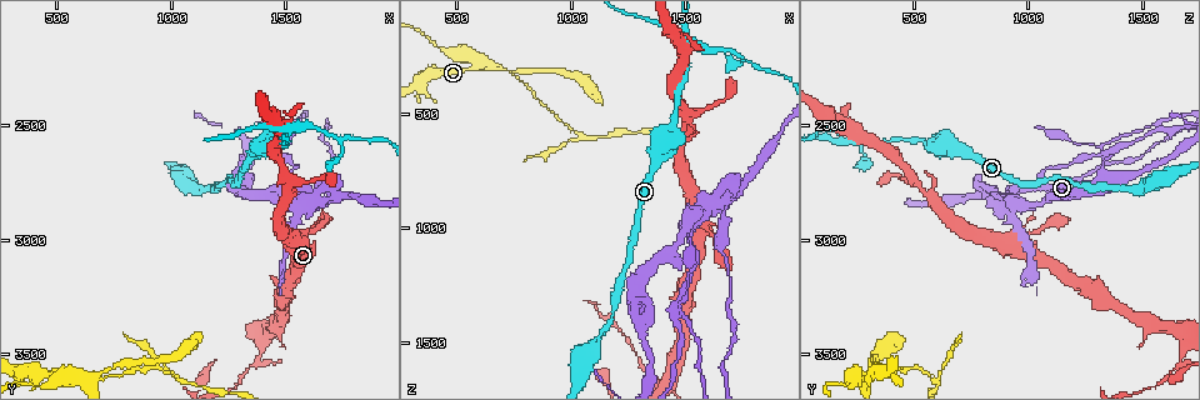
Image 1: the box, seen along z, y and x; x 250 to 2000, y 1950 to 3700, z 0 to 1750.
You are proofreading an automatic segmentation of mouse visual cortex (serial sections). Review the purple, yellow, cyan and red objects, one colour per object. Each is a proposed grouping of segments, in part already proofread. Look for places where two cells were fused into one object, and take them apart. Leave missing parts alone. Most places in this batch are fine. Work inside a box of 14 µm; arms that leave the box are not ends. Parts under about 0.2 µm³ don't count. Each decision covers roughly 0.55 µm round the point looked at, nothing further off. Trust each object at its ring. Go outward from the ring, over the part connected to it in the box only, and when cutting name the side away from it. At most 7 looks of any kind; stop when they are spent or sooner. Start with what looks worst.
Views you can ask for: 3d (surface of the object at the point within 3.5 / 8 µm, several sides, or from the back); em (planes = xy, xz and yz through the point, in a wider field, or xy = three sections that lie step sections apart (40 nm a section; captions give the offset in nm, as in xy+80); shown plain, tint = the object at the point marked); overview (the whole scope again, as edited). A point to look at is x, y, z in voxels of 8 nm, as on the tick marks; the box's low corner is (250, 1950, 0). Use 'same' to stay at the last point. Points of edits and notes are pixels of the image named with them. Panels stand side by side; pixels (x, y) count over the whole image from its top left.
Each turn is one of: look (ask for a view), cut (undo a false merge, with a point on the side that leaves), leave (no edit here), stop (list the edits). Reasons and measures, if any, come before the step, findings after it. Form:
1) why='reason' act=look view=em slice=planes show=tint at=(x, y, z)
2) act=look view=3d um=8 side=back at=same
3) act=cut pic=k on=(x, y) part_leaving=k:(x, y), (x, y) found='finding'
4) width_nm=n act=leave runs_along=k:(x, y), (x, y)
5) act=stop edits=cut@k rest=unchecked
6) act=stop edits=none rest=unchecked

why='thin arm on a thick one' act=look view=3d um=3.5 at=(1390, 3530, 1670)

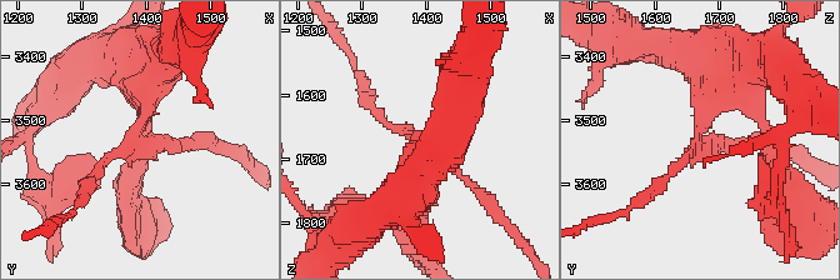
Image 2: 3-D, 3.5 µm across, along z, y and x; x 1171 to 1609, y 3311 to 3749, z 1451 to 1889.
arms=3 arm_widths_nm=150,150,450 act=look view=em slice=xy step=2 show=tint at=(1385, 3530, 1665)

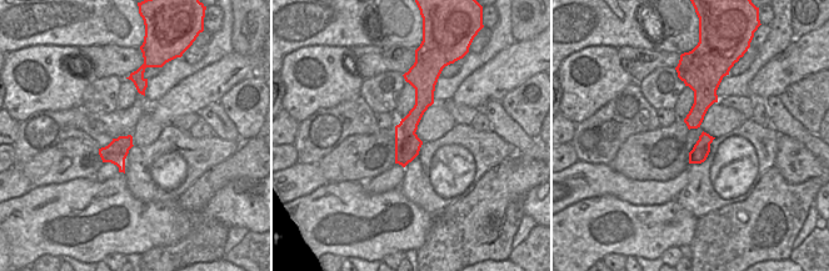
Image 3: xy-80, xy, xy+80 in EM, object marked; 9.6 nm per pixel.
why='cut it another way' act=look view=em slice=xy step=3 show=tint at=same

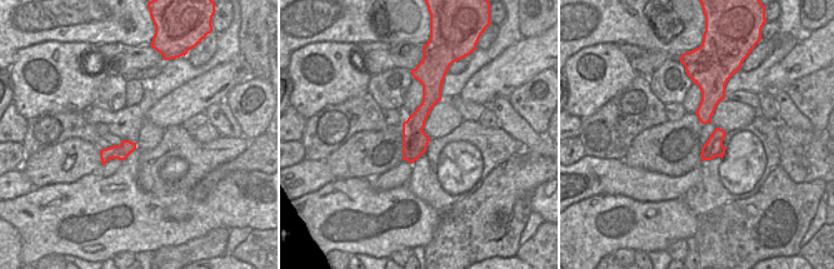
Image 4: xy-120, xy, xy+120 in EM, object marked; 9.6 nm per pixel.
act=cut pic=2 on=(684, 160) part_leaving=2:(698, 133), (689, 155), (630, 205) found='a second cell is stuck on'

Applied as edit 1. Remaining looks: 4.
why='sharp bend' act=look view=3d um=8 at=(1510, 2530, 190)

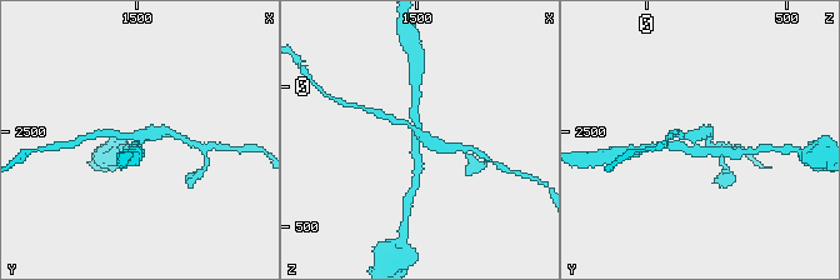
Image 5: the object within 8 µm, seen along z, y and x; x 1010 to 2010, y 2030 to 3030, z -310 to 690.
act=look view=3d um=3.5 at=(1510, 2520, 190)

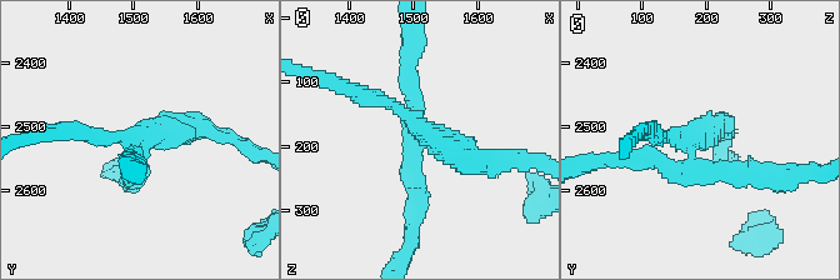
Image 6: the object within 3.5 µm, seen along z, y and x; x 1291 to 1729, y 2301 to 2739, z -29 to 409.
act=cut pic=6 on=(438, 141) part_leaving=6:(421, 131), (464, 160), (521, 164) found='a second cell is stuck on'

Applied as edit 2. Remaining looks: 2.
act=stop edits=cut@2,cut@6 rest=unchecked

